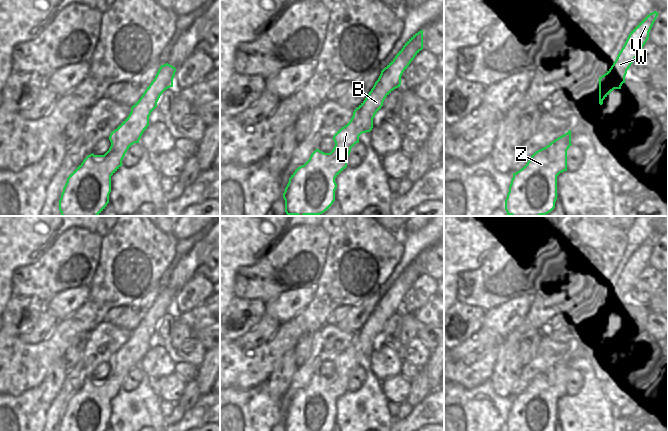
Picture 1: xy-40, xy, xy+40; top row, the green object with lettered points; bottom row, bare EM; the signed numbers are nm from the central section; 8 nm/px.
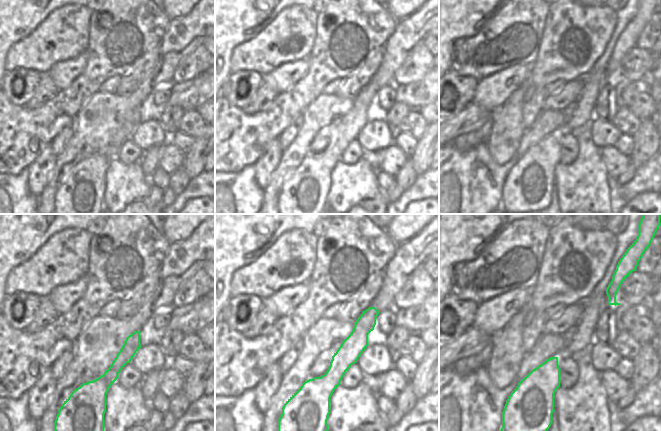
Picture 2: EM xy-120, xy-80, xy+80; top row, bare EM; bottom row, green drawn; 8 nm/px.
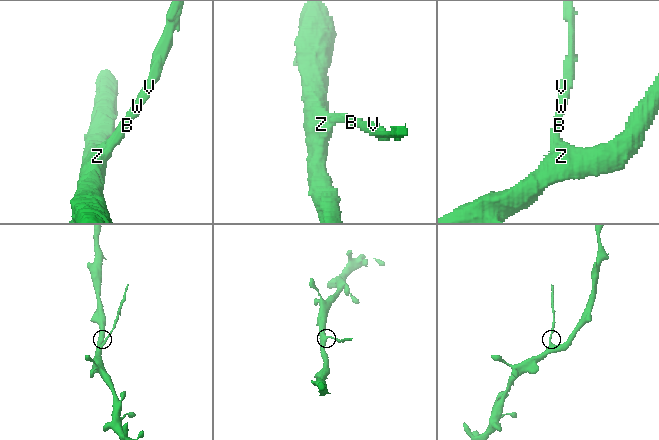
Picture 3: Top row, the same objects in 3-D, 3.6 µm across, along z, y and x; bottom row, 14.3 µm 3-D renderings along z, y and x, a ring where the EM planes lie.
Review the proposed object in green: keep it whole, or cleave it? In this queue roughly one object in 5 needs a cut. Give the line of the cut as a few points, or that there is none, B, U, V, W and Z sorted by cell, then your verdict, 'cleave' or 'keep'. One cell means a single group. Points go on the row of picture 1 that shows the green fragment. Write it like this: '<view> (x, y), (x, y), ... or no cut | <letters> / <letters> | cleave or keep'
xy (377, 80), (389, 80), (396, 82), (399, 86) | B U Z / V W | cleave

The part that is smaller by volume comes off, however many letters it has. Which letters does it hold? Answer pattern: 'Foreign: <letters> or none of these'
Foreign: V, W

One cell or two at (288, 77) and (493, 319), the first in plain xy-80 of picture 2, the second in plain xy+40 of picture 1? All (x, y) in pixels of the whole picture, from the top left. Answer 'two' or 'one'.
one

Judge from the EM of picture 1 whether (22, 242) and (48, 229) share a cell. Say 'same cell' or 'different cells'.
same cell

